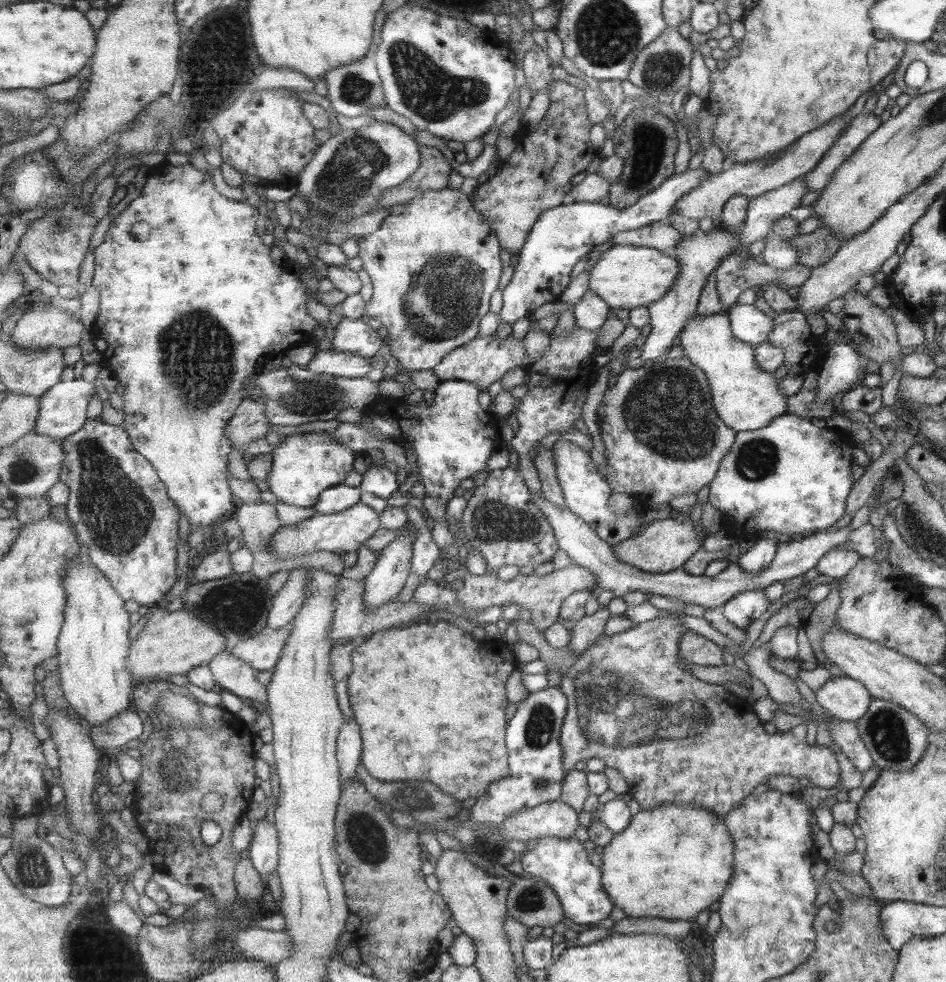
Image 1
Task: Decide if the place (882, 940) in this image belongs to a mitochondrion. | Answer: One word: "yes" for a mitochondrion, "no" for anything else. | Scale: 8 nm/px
no

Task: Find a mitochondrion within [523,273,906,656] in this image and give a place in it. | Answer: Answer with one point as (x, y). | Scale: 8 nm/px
(664, 409)

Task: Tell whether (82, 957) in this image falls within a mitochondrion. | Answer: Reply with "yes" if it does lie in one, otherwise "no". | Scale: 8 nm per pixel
no

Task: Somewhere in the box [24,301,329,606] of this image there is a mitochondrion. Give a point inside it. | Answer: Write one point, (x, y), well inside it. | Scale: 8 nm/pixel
(117, 519)

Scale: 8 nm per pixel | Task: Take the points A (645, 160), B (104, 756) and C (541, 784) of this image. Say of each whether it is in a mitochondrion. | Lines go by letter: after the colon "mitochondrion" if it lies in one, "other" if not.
A: mitochondrion
B: other
C: mitochondrion

